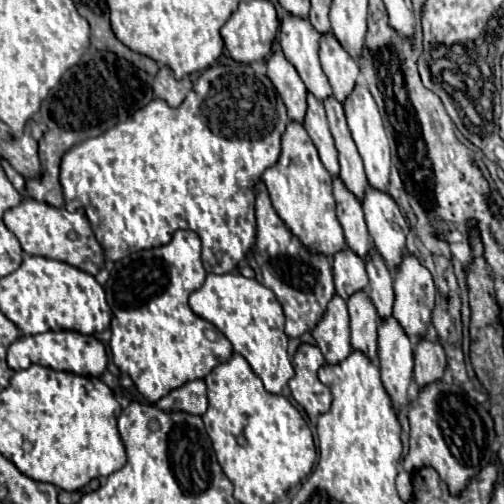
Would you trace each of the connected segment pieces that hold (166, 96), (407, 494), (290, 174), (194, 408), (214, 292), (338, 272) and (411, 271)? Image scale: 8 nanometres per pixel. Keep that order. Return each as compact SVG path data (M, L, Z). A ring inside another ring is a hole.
M160 67L158 75L154 77L154 83L152 83L154 95L164 99L170 107L178 107L182 103L182 99L188 95L190 87L192 87L192 81L188 77L178 81L172 77L172 71L168 67Z
M402 471L397 475L396 478L396 489L400 498L404 502L408 502L412 498L412 482L411 482L411 473Z
M290 121L282 133L282 151L276 165L262 173L262 181L268 187L272 205L286 227L312 251L332 255L338 247L346 247L340 221L336 217L336 203L332 197L332 177L322 165L318 151L306 133L304 125Z
M202 379L188 381L182 385L182 389L178 387L178 389L170 391L156 405L166 411L190 411L192 415L204 415L206 407L208 407L206 383Z
M210 273L206 283L190 295L190 309L198 317L216 325L230 339L234 351L250 363L270 393L282 393L294 375L294 367L286 351L288 337L284 333L284 313L270 289L256 279L246 279L240 273Z
M348 247L338 251L338 253L334 253L332 271L334 271L336 293L342 295L342 299L348 299L354 291L360 291L360 289L364 289L368 285L364 259L358 257Z
M404 251L400 265L394 269L394 309L392 315L402 323L404 331L412 337L422 337L426 335L428 321L432 319L432 309L434 309L434 295L436 287L432 281L430 271L408 251Z

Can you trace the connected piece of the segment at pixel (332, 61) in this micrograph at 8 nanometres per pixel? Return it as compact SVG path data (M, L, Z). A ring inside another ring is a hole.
M324 33L320 35L320 63L322 69L332 85L334 97L338 101L344 101L346 95L350 95L350 91L354 89L354 83L360 75L356 61L348 55L348 51L338 43L338 39L334 37L334 33Z

